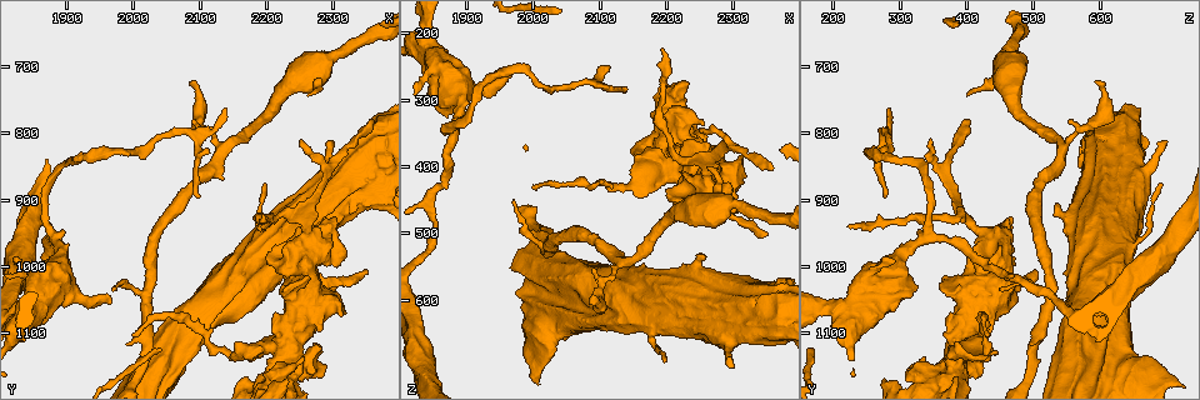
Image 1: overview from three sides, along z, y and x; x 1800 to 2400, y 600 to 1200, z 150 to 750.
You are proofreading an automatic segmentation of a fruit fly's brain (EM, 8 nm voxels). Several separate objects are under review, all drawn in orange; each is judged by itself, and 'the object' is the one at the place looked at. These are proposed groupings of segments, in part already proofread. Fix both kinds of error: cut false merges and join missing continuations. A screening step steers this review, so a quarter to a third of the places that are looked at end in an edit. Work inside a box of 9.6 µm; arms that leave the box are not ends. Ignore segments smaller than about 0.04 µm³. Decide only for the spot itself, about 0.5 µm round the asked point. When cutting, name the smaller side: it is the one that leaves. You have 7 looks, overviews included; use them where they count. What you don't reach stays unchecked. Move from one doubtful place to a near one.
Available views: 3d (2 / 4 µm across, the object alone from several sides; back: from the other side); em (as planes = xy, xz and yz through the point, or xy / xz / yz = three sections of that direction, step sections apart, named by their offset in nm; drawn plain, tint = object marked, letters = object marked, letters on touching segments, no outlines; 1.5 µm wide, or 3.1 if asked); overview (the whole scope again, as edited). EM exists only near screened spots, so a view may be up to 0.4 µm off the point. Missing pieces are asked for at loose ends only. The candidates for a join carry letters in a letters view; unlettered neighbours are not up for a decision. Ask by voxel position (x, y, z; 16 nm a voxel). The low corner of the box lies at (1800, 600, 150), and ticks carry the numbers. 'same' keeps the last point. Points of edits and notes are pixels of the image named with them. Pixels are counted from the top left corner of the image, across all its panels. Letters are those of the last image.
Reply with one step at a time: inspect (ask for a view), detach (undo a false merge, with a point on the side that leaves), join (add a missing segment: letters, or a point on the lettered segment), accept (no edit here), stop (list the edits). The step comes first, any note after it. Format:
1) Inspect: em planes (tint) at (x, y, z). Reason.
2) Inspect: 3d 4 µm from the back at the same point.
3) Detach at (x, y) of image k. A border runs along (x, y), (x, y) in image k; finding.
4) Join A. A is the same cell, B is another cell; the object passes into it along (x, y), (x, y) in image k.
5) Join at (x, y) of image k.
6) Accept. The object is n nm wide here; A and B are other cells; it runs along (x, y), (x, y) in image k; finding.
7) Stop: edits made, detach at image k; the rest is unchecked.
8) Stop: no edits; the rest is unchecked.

Inspect: 3d 4 µm at (2195, 875, 695). Free end.

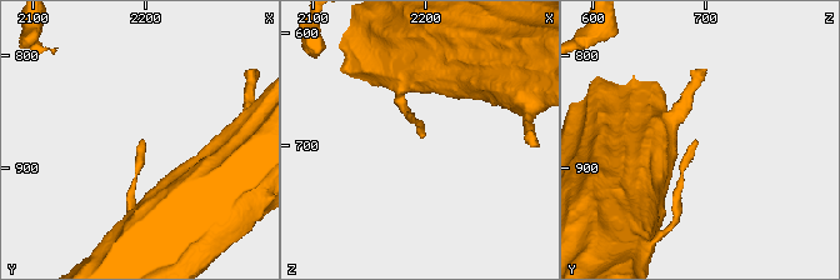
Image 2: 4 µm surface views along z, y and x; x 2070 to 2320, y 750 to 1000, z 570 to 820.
Inspect: em yz step 8 (plain) at (2200, 876, 690).

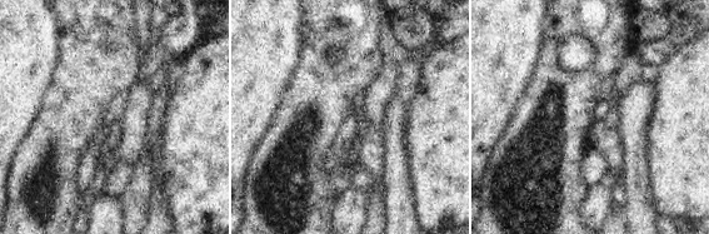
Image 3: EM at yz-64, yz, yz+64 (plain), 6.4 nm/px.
Inspect: em yz step 8 (letters) at the same point. What lies round it.

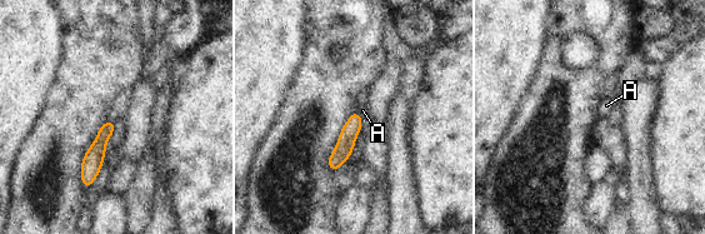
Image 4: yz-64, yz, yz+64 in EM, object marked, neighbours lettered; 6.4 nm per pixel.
Accept. The longest contact is with A, 60 nm; A is another cell; a border runs along (358, 111), (363, 118) in image 4; none of them fits.

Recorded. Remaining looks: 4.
Inspect: 3d 2 µm at (1970, 1035, 455). Tapers out.

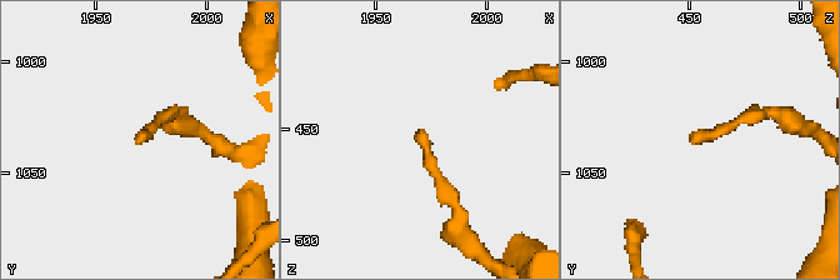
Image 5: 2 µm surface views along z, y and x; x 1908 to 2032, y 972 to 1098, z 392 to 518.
Inspect: em yz step 8 (plain) at (1969, 1036, 452).

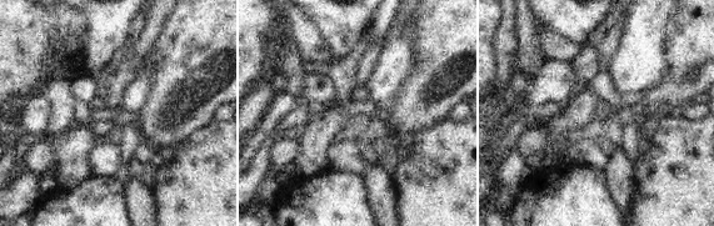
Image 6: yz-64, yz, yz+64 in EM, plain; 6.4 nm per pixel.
Inspect: em yz step 8 (letters) at the same point. What lies round it.

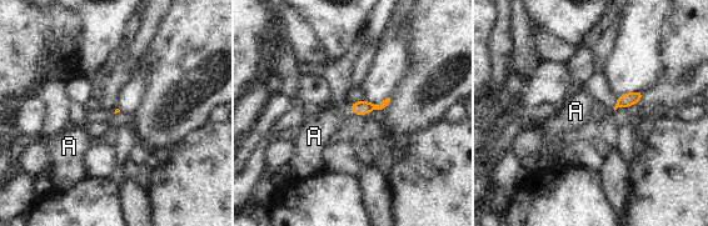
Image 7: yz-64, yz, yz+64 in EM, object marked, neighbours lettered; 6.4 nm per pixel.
Accept. The longest contact is with A, 60 nm; A is another cell; none of them fits.

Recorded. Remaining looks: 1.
Stop: no edits; the rest is unchecked.

